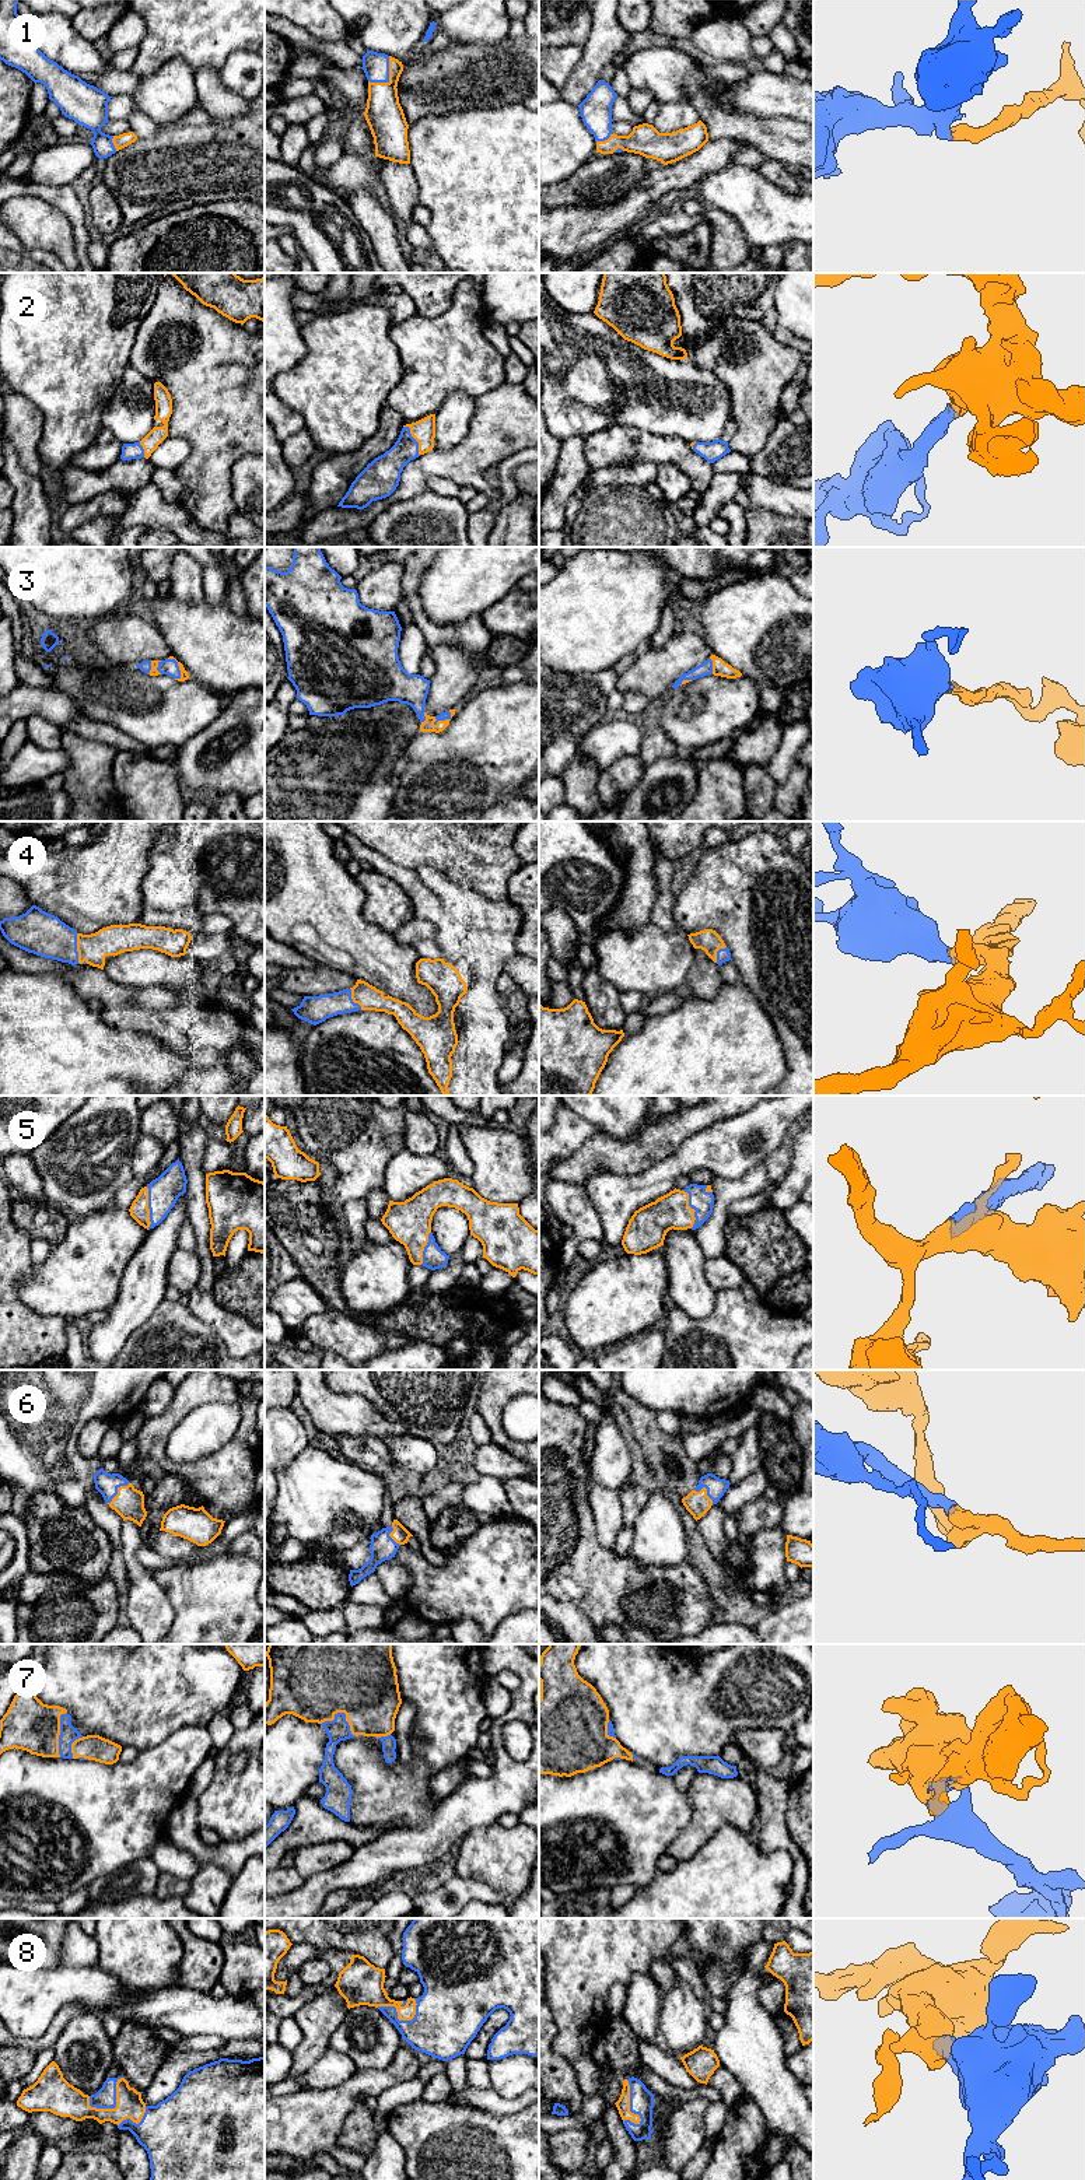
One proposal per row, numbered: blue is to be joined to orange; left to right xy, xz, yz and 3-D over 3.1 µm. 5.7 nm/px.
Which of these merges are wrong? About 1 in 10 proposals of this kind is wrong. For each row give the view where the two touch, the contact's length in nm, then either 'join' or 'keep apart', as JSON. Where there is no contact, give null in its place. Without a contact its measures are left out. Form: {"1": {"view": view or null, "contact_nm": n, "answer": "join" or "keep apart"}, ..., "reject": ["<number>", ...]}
{"1": {"view": "xz", "contact_nm": 200, "answer": "join"}, "2": {"view": "xz", "contact_nm": 200, "answer": "join"}, "3": {"view": "xz", "contact_nm": 130, "answer": "join"}, "4": {"view": "xy", "contact_nm": 190, "answer": "join"}, "5": {"view": "xy", "contact_nm": 240, "answer": "join"}, "6": {"view": "xy", "contact_nm": 180, "answer": "join"}, "7": {"view": "xz", "contact_nm": 260, "answer": "join"}, "8": {"view": "xy", "contact_nm": 260, "answer": "join"}, "reject": []}

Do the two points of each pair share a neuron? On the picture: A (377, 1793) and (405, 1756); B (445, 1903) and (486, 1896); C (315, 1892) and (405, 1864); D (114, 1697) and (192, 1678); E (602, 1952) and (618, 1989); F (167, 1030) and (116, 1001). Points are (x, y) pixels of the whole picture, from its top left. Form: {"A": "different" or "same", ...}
{"A": "different", "B": "same", "C": "same", "D": "same", "E": "different", "F": "same"}

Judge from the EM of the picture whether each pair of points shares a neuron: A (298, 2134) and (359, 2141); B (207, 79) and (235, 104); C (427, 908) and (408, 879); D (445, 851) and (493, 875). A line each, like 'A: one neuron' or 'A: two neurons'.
A: two neurons
B: one neuron
C: one neuron
D: one neuron

